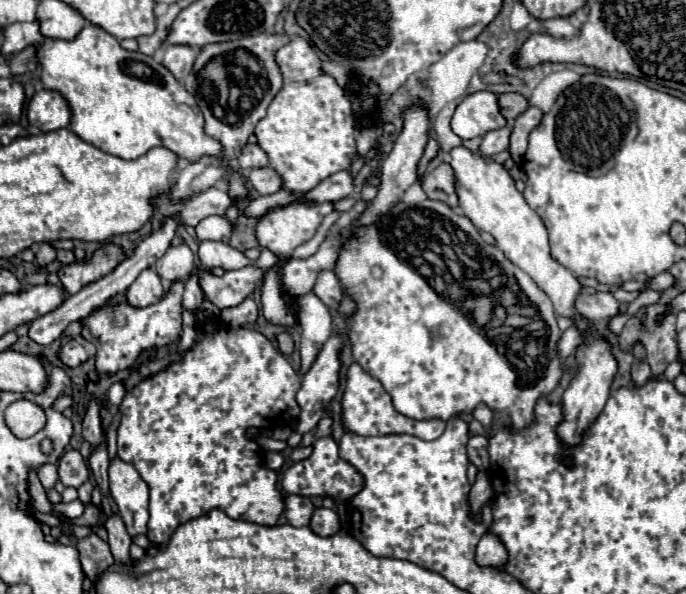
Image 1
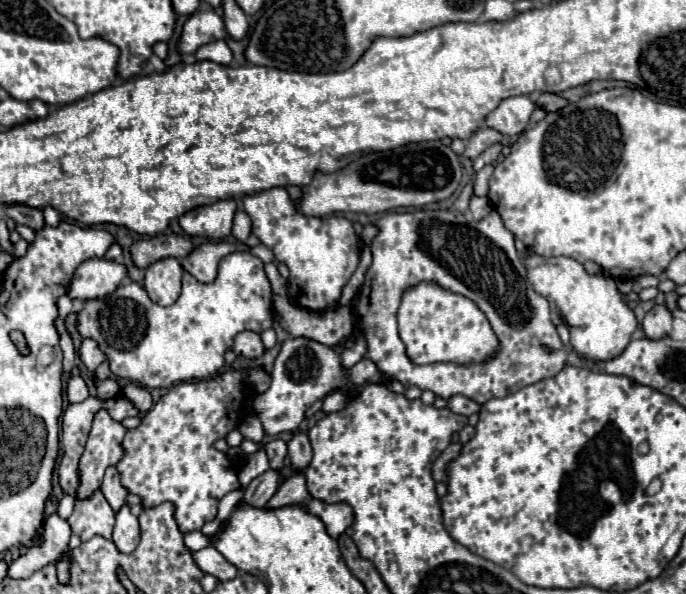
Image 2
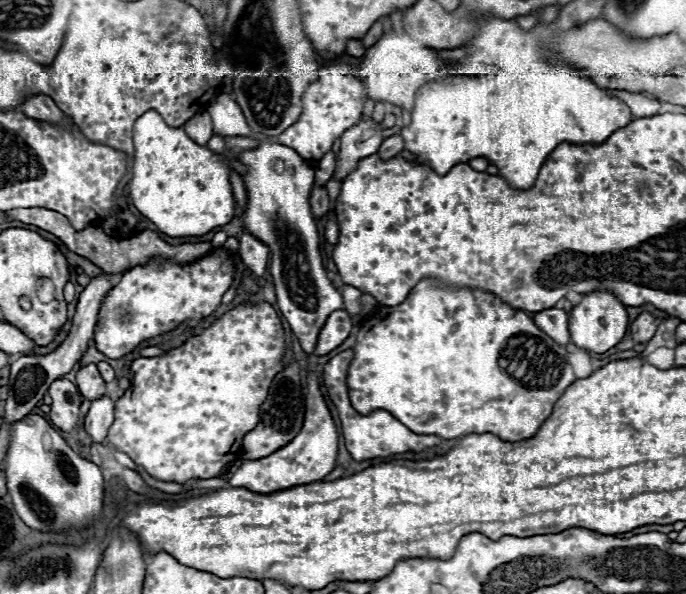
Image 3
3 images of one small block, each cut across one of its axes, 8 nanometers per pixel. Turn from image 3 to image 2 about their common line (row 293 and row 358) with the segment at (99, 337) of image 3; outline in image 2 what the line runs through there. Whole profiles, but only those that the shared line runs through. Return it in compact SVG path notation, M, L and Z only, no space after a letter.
M232 252L228 254L218 268L218 278L212 284L202 284L190 274L184 274L184 288L180 298L164 308L152 302L146 294L146 288L138 282L124 282L120 288L108 298L102 300L88 300L84 310L78 314L78 332L84 338L94 338L102 352L110 360L110 370L118 378L126 378L130 382L138 382L146 388L168 388L176 382L188 380L202 380L218 376L224 366L224 354L232 348L236 334L244 330L252 330L262 334L264 330L272 328L274 314L272 314L272 288L264 274L264 262L250 252Z

